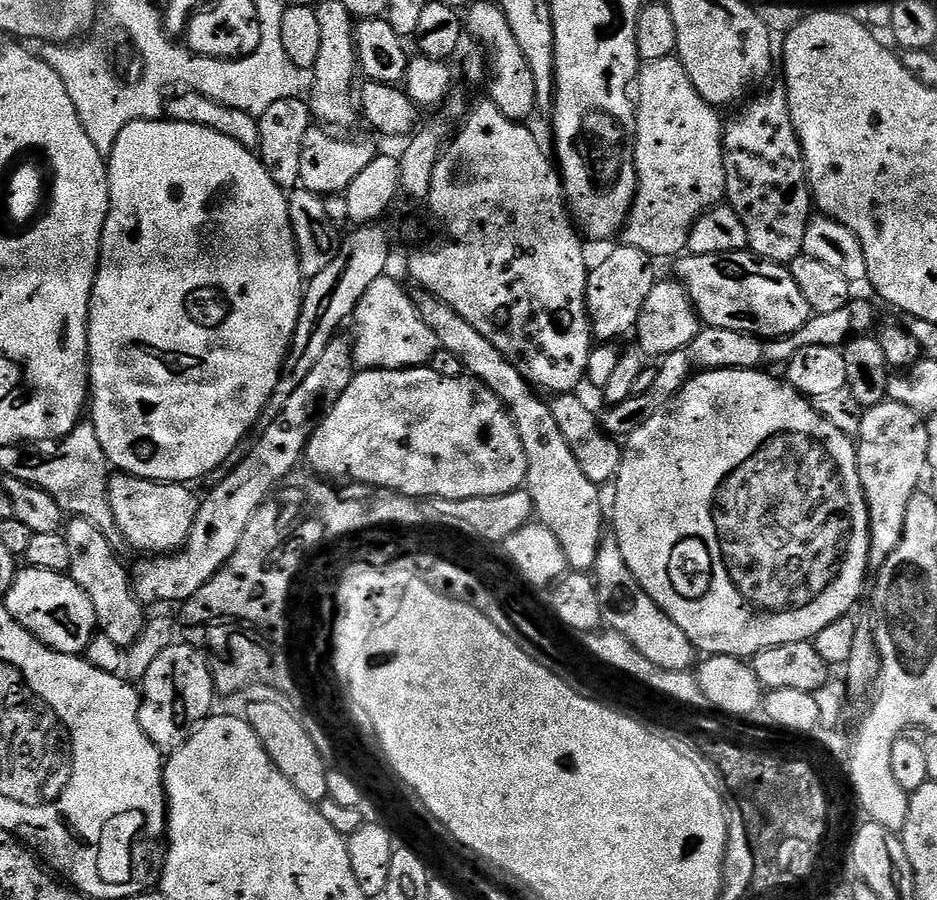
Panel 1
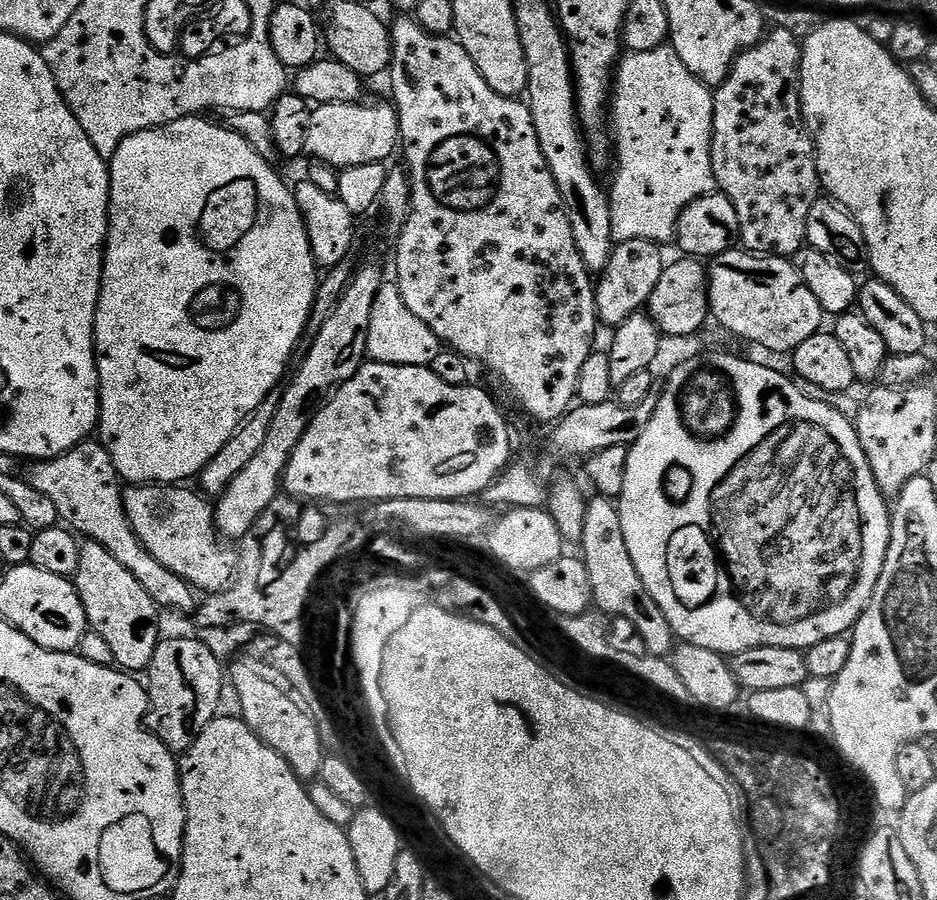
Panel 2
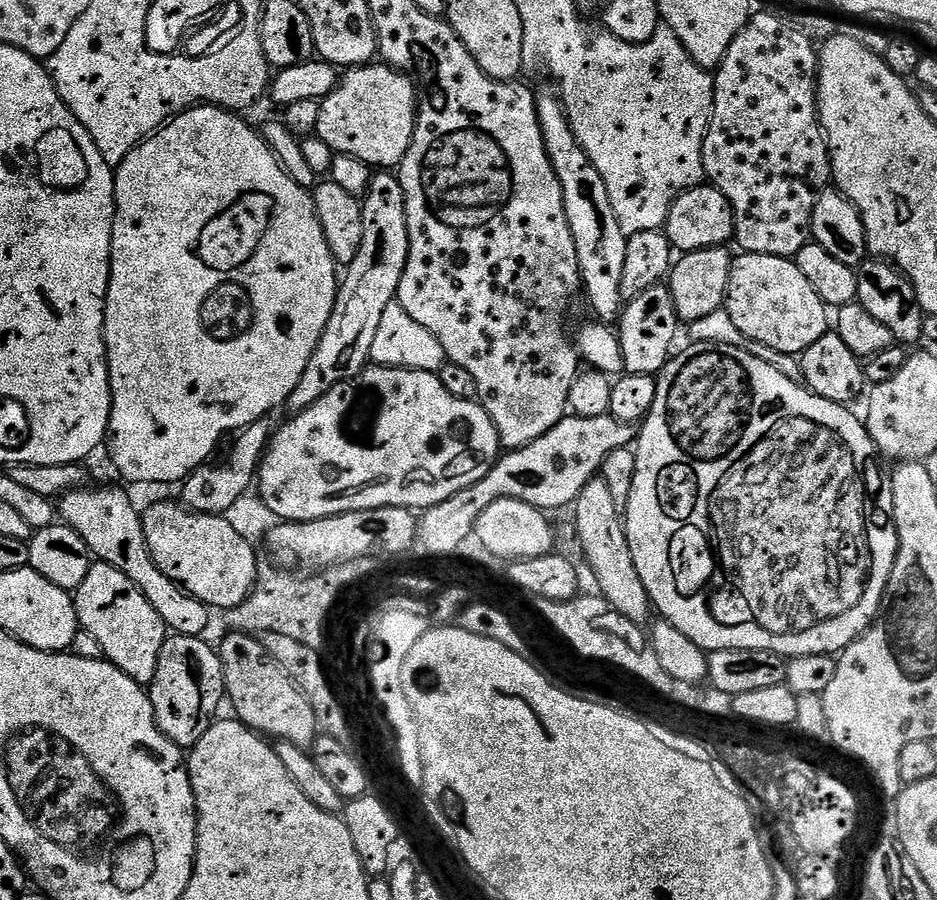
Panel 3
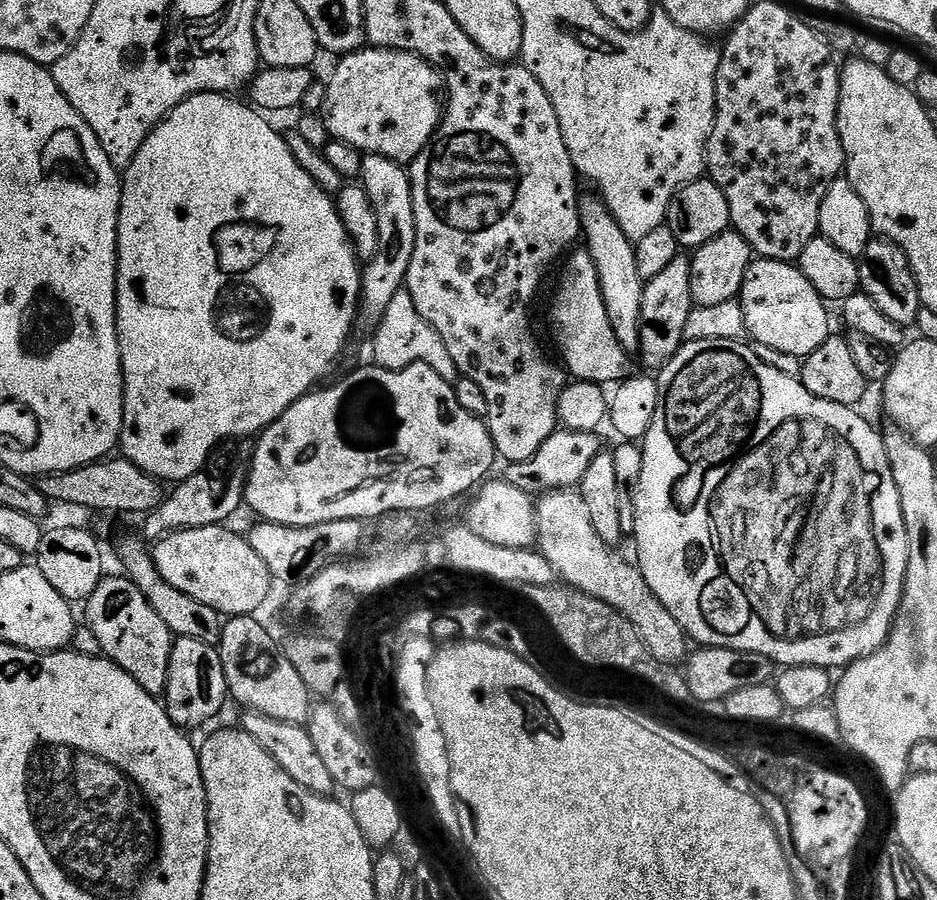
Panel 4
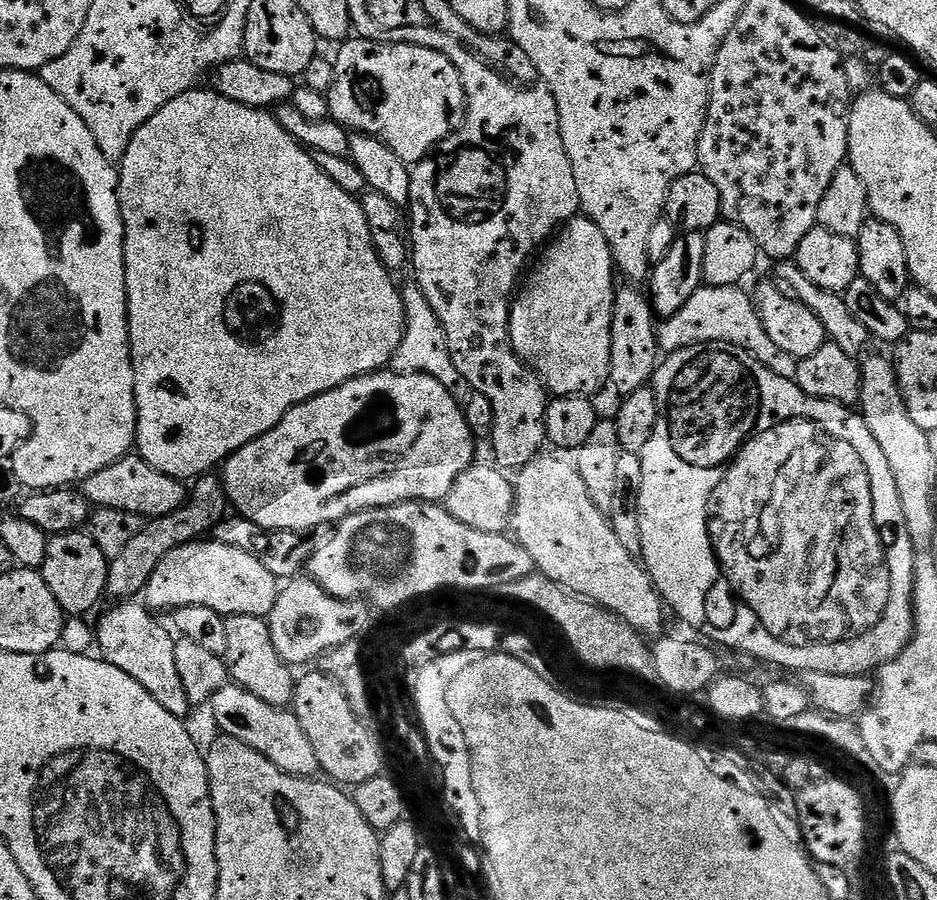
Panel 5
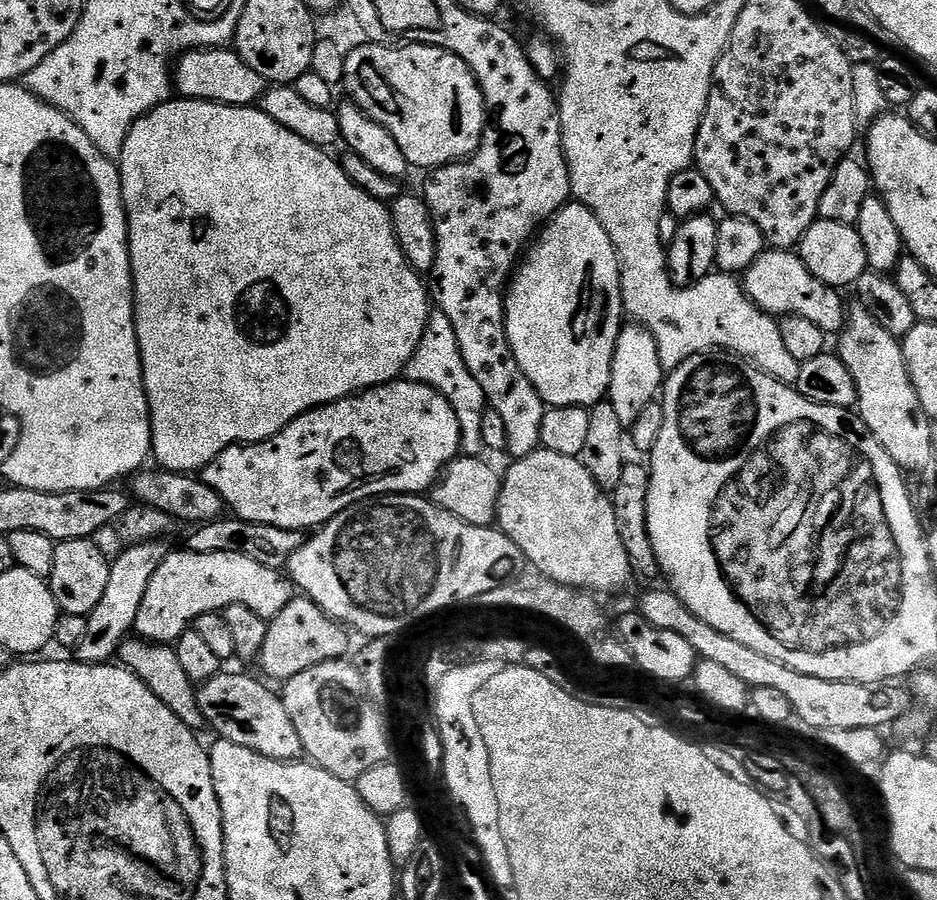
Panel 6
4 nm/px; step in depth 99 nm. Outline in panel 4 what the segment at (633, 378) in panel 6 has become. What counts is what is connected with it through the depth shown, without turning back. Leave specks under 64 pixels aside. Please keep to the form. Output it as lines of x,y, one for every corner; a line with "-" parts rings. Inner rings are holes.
588,200
579,205
582,244
593,259
605,302
606,317
614,337
628,354
635,353
640,344
640,306
645,281
638,274
638,262
633,241
628,239
615,218
599,200

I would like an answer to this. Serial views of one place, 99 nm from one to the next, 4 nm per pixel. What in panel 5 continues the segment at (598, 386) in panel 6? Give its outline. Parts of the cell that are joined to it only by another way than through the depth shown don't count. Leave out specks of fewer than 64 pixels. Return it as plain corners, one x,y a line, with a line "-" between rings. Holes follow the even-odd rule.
577,216
563,225
549,246
538,268
528,282
525,281
509,307
511,344
520,359
540,377
555,397
590,396
603,383
607,383
609,374
616,293
616,267
612,248
597,224
585,216

